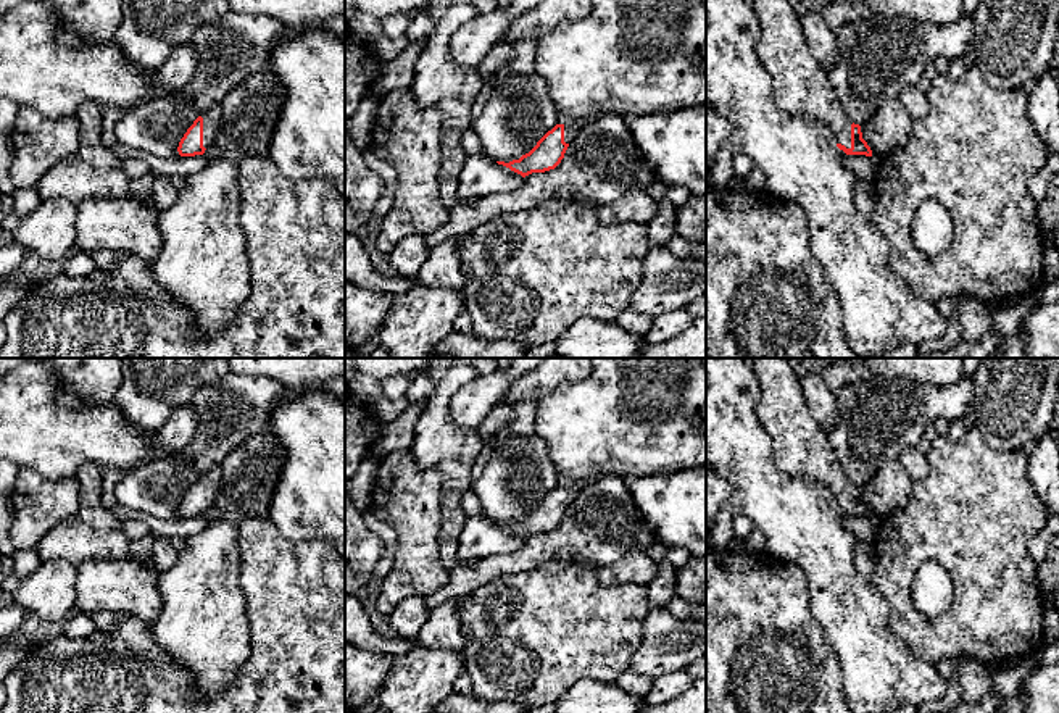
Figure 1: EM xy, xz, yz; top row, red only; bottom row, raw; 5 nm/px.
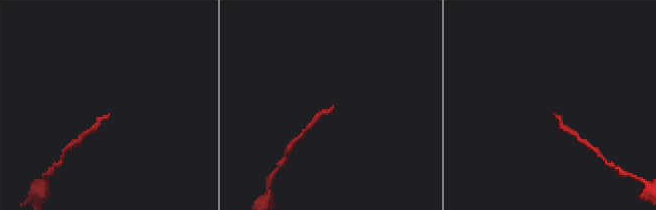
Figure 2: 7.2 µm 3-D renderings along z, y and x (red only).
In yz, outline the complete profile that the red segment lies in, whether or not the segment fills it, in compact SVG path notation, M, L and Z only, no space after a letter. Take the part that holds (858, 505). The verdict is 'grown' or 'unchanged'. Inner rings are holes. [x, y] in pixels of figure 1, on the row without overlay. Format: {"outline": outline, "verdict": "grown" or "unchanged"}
{"outline": "M754 358L759 423L772 440L772 460L795 477L820 481L846 516L872 518L861 487L849 482L824 427L811 416L799 377L785 358Z", "verdict": "grown"}

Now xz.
{"outline": "M572 484L556 486L537 503L529 515L522 516L519 521L496 524L509 529L522 539L532 534L554 531L564 519L564 515L577 494L579 490Z", "verdict": "grown"}

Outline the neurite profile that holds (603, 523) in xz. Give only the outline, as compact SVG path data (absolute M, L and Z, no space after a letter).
M608 476L583 484L554 531L525 537L513 553L487 557L474 565L456 563L450 581L426 595L424 602L432 608L448 598L463 598L493 579L558 560L613 565L629 553L646 553L659 542L630 495L627 481Z

